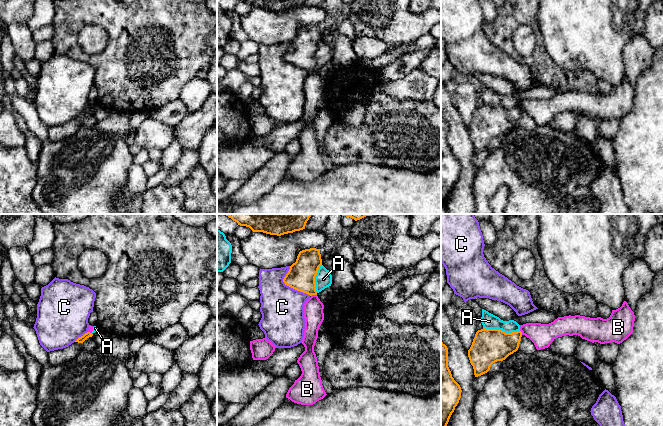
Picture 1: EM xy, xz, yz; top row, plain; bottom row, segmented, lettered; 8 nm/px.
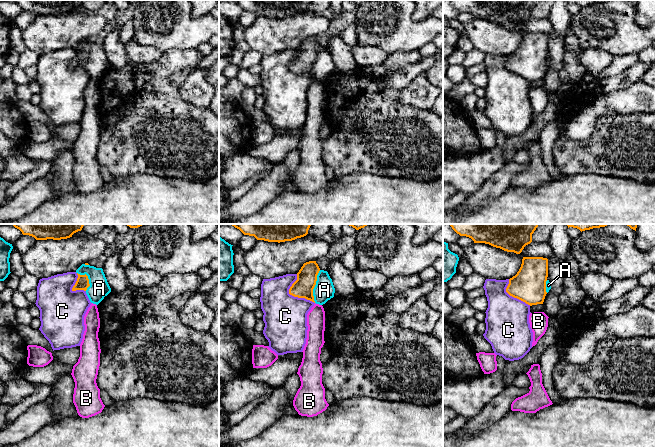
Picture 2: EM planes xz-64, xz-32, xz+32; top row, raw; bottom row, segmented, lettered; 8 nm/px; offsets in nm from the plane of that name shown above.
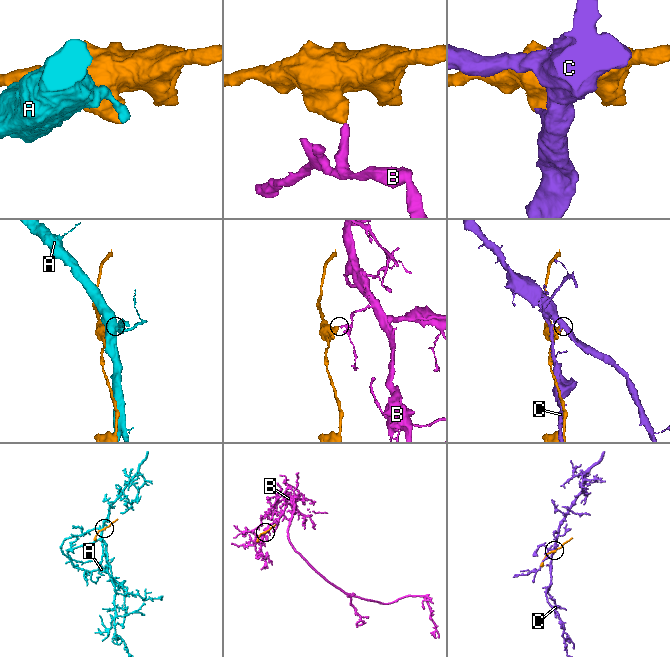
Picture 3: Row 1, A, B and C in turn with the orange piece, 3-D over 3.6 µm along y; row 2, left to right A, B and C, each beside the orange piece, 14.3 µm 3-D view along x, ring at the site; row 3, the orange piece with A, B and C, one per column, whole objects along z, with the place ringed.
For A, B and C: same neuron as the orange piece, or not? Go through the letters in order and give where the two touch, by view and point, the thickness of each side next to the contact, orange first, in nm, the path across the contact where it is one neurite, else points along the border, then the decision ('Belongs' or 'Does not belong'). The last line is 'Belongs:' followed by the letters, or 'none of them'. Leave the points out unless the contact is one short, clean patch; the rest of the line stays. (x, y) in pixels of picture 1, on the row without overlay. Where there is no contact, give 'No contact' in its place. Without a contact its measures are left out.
A: Touches orange at yz (501, 106). Thickness 280 nm (orange) against 130 nm. Does not belong
B: Touches orange at xz (313, 70). Thickness 220 nm (orange) against 160 nm. Boundary: xz (316, 70), (311, 72). Does not belong
C: Touches orange at xz (289, 62). Thickness 220 nm (orange) against 360 nm. Does not belong
Belongs: none of them

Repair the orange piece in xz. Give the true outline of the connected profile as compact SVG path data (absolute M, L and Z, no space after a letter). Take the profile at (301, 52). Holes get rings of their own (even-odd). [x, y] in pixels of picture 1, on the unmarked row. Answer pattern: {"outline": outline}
{"outline": "M310 24L299 28L296 38L283 55L285 61L306 69L317 71L315 53L322 41L320 25Z"}

